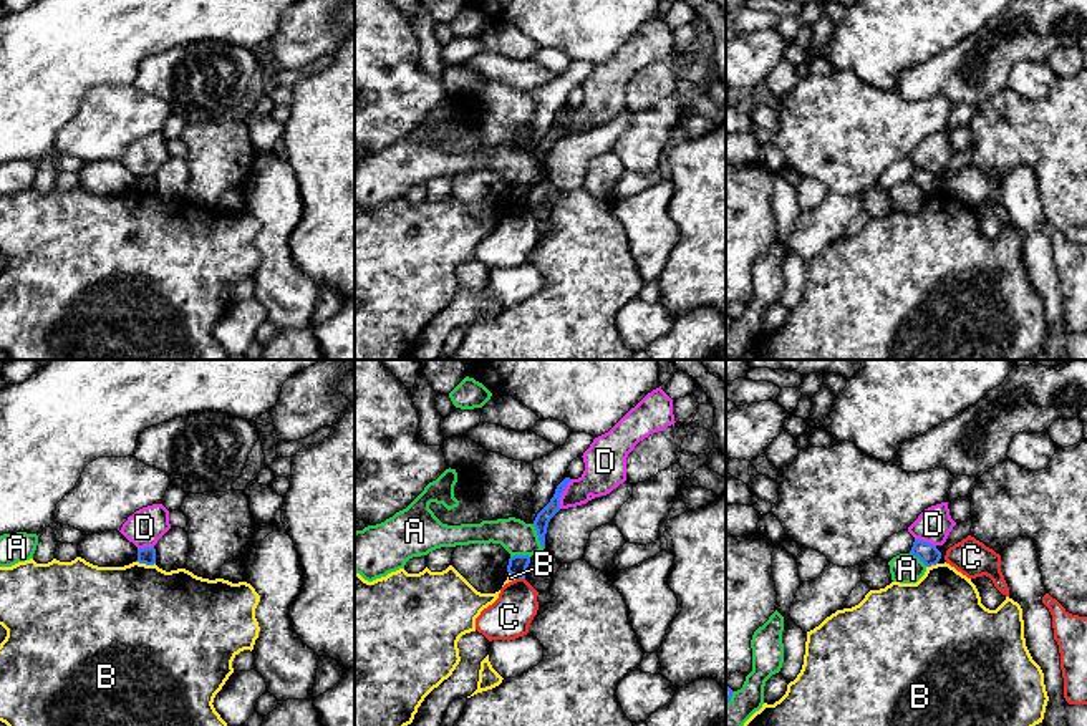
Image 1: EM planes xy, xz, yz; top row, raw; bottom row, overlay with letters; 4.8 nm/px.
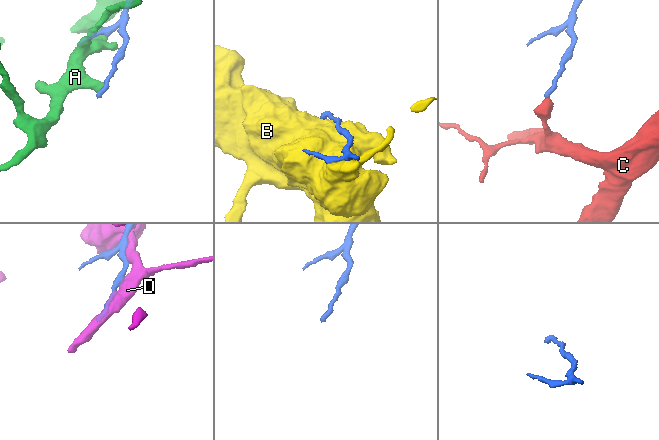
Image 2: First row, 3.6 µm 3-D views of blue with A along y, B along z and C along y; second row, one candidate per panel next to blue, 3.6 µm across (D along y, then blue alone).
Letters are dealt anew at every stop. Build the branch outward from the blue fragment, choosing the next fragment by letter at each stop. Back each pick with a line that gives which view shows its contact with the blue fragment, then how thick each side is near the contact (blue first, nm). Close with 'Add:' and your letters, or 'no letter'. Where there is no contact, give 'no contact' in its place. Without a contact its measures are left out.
Add: no letter

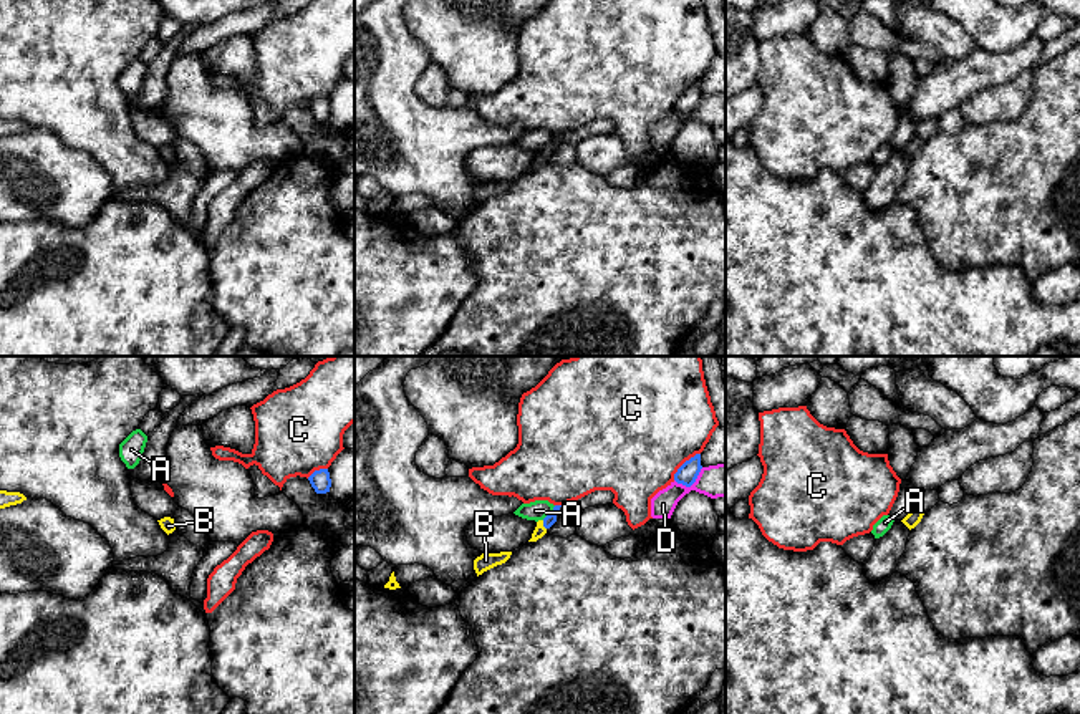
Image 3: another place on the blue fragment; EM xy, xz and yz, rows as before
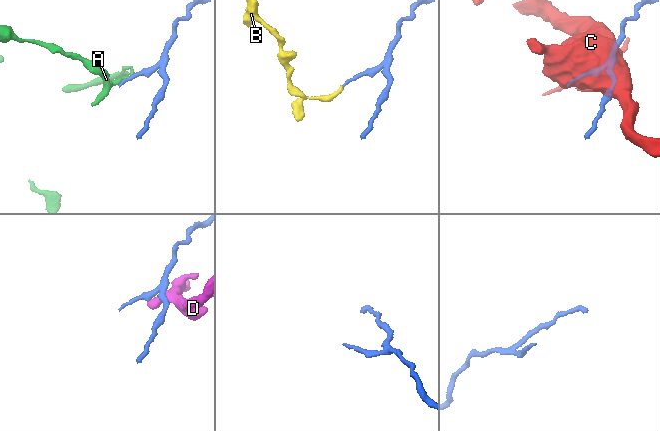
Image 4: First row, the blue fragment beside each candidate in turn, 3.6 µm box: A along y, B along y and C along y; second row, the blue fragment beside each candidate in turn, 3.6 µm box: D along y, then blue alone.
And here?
B: xz | 60/60 nm
Add: B

